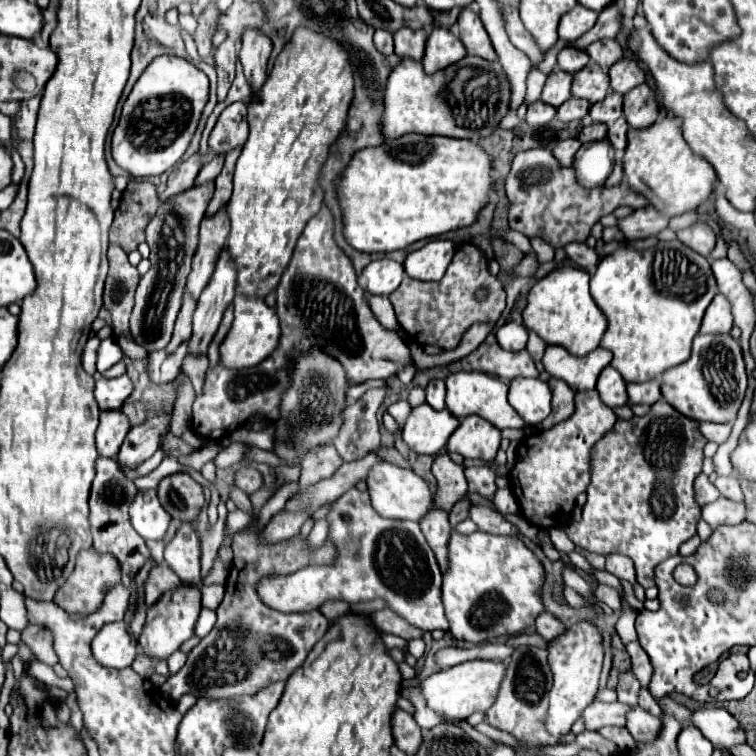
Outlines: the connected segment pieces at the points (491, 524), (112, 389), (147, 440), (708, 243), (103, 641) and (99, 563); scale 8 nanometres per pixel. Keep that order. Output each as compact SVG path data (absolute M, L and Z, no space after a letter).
M472 506L470 508L470 518L478 524L482 532L490 534L500 534L500 536L518 536L518 528L498 510L490 506Z
M124 374L120 378L112 378L112 380L106 380L106 378L100 378L96 382L96 402L100 406L100 410L118 410L124 400L132 394L132 380Z
M156 416L146 424L134 426L124 444L120 446L120 458L124 464L142 464L160 446L160 432L170 424L168 416Z
M696 224L692 228L686 228L686 230L680 230L678 232L678 240L682 240L682 244L686 244L688 248L692 248L694 252L710 258L710 252L714 250L716 246L716 234L712 232L710 226L706 224Z
M112 622L112 624L106 624L98 634L96 638L92 640L92 654L94 658L106 666L106 668L126 668L132 664L132 660L136 658L136 640L134 636L128 632L128 624L126 622Z
M90 546L90 550L78 554L74 572L70 574L70 580L66 580L66 584L62 584L62 588L58 588L54 602L60 608L66 608L66 612L76 612L76 614L84 614L84 616L92 614L102 606L106 592L120 580L122 580L122 572L118 568L118 562L112 556L98 556L98 552L94 552L94 548Z

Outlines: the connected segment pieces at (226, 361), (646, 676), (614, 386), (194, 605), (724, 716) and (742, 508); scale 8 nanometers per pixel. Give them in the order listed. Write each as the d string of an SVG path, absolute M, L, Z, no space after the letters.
M236 292L234 322L218 348L220 364L224 368L236 368L236 370L256 366L274 352L274 348L278 346L278 338L280 338L280 326L278 326L276 310L266 306L264 298L252 298L252 296L244 296L242 292Z
M632 642L626 646L630 658L632 658L632 672L634 676L640 680L642 688L648 688L650 684L650 676L652 676L652 664L650 658L646 656L646 652L642 650L642 646L638 642Z
M606 366L602 370L602 374L598 378L598 384L596 384L596 390L598 390L602 402L608 408L618 408L618 406L624 406L628 402L626 382L612 366Z
M180 584L172 590L166 590L156 604L152 604L146 612L146 622L144 622L144 630L140 636L140 646L144 648L144 652L152 658L168 658L172 652L176 652L180 648L180 644L188 638L194 636L194 626L200 614L200 588L188 588L188 584Z
M702 708L694 712L692 722L714 746L722 746L726 752L732 752L734 746L746 742L746 734L738 720L724 708Z
M718 498L716 502L710 502L702 508L702 518L712 528L718 528L722 524L742 524L746 520L746 504Z

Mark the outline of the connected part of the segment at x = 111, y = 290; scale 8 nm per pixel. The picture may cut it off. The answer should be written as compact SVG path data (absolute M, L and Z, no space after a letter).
M110 244L108 248L108 260L110 260L110 272L108 272L108 278L106 278L106 288L104 288L104 308L108 308L110 316L112 316L112 324L114 324L114 338L116 342L120 344L122 352L132 358L132 360L144 360L148 356L146 348L142 348L140 344L134 342L132 334L130 334L130 312L134 308L134 292L136 292L136 286L140 282L140 274L138 270L128 262L128 254L116 246L116 244Z

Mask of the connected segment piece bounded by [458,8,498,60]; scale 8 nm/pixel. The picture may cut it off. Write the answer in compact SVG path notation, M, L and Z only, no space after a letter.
M464 8L458 18L458 28L460 28L460 40L470 56L480 56L486 60L496 60L494 48L490 44L490 38L486 36L484 24L478 14L474 14L470 8Z

